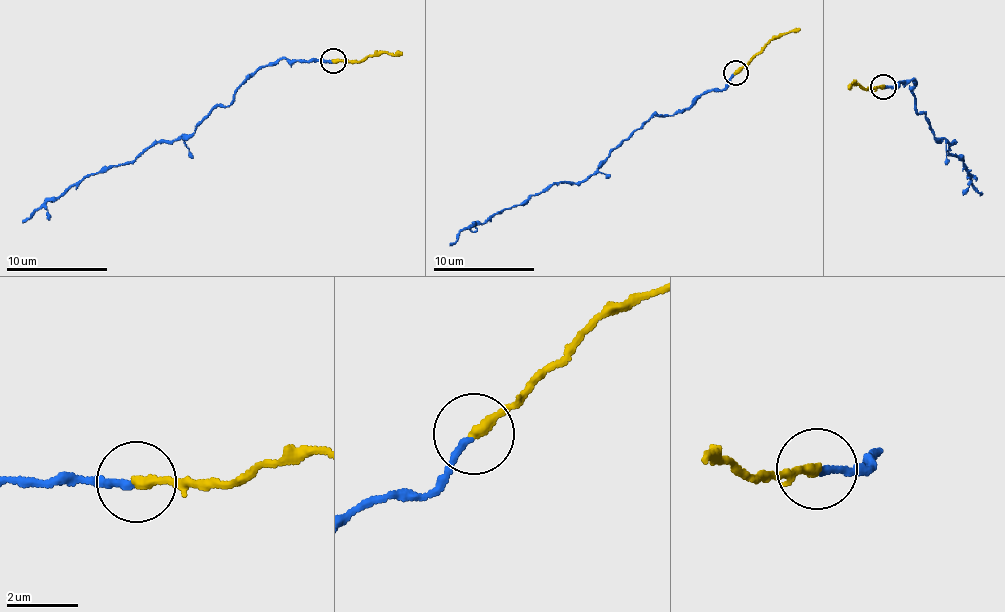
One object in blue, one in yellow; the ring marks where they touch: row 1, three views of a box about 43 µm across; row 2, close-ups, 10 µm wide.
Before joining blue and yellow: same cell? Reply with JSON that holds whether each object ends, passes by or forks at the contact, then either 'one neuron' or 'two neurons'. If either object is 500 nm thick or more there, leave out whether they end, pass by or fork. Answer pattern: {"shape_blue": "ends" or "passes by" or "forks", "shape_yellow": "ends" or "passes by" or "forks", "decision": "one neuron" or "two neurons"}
{"shape_blue": "ends", "shape_yellow": "ends", "decision": "one neuron"}

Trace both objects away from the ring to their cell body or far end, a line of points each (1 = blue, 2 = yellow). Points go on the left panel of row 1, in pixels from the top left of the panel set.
1: (332, 60), (285, 58), (259, 67), (234, 101), (215, 108), (189, 135), (85, 175), (23, 222)
2: (332, 60), (359, 62), (378, 53), (401, 52)

